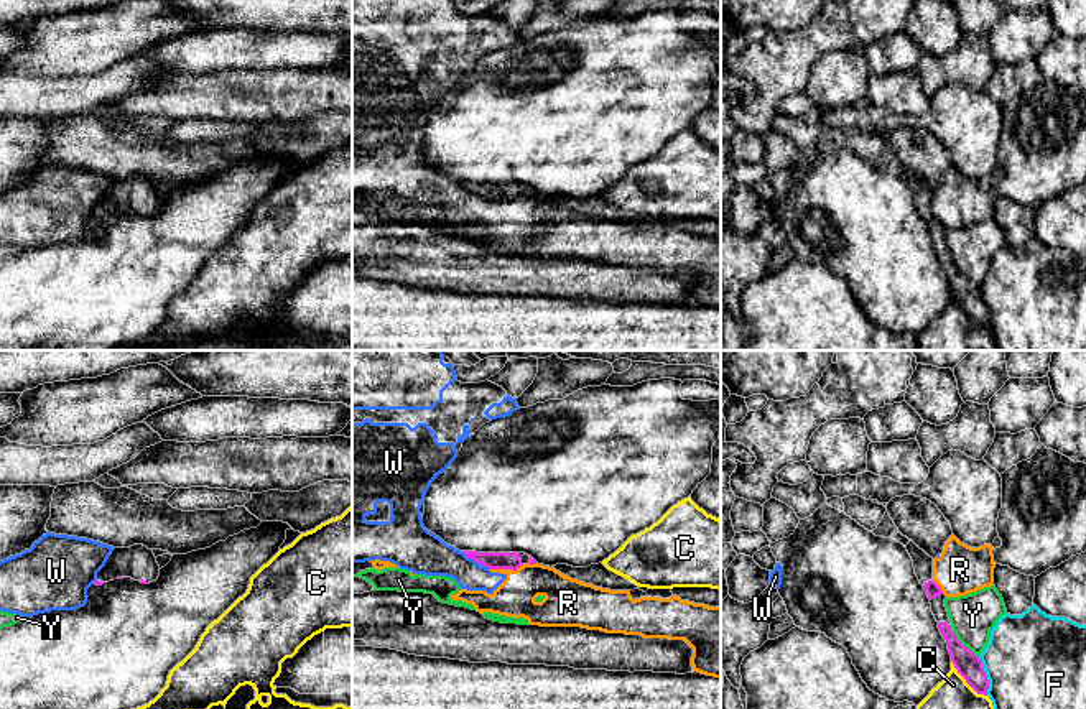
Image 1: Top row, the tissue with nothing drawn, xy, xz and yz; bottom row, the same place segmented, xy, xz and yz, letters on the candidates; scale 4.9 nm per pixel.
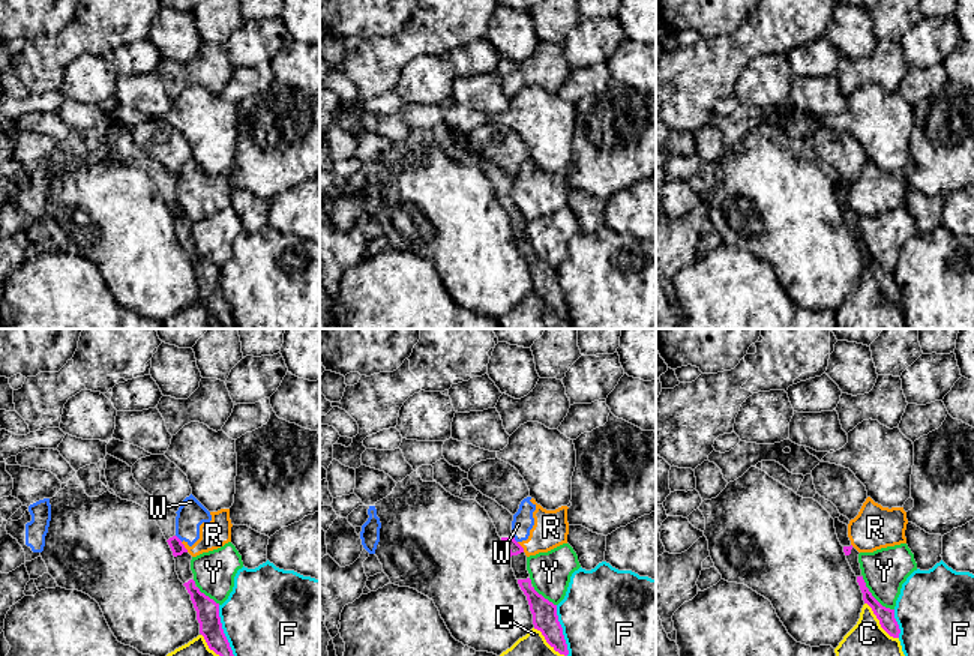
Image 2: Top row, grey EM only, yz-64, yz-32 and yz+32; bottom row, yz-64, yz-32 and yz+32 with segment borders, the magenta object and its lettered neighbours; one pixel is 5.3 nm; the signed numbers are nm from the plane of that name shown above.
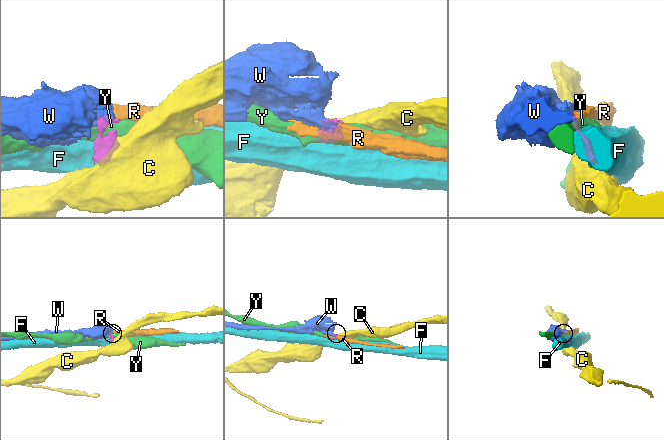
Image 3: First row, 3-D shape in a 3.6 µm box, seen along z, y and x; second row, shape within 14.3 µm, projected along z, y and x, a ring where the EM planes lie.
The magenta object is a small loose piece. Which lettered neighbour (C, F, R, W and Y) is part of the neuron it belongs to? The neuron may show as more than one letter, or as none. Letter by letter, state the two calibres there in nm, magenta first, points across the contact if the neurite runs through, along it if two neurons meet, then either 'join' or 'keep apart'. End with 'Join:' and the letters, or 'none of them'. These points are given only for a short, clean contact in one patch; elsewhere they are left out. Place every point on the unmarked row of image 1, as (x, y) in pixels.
C: 120 nm thick on the magenta side, 320 nm on the other; keep apart
F: 120 nm thick on the magenta side, 500 nm on the other; keep apart
R: 80 nm thick on the magenta side, 190 nm on the other; border along xz (524, 196), (515, 201), (491, 201); keep apart
W: 80 nm thick on the magenta side, 200 nm on the other; border along xz (461, 183), (489, 201); keep apart
Y: 120 nm thick on the magenta side, 220 nm on the other; keep apart
Join: none of them

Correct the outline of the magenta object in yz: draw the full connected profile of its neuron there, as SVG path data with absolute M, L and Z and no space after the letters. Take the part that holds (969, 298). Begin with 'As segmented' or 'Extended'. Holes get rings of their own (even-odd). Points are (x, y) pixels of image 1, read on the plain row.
Extended. M912 171L905 178L915 199L915 206L928 225L931 243L938 253L938 260L948 275L951 293L966 314L977 324L987 327L989 311L982 299L982 293L968 278L964 278L951 258L941 219L933 212L933 189L920 181Z

